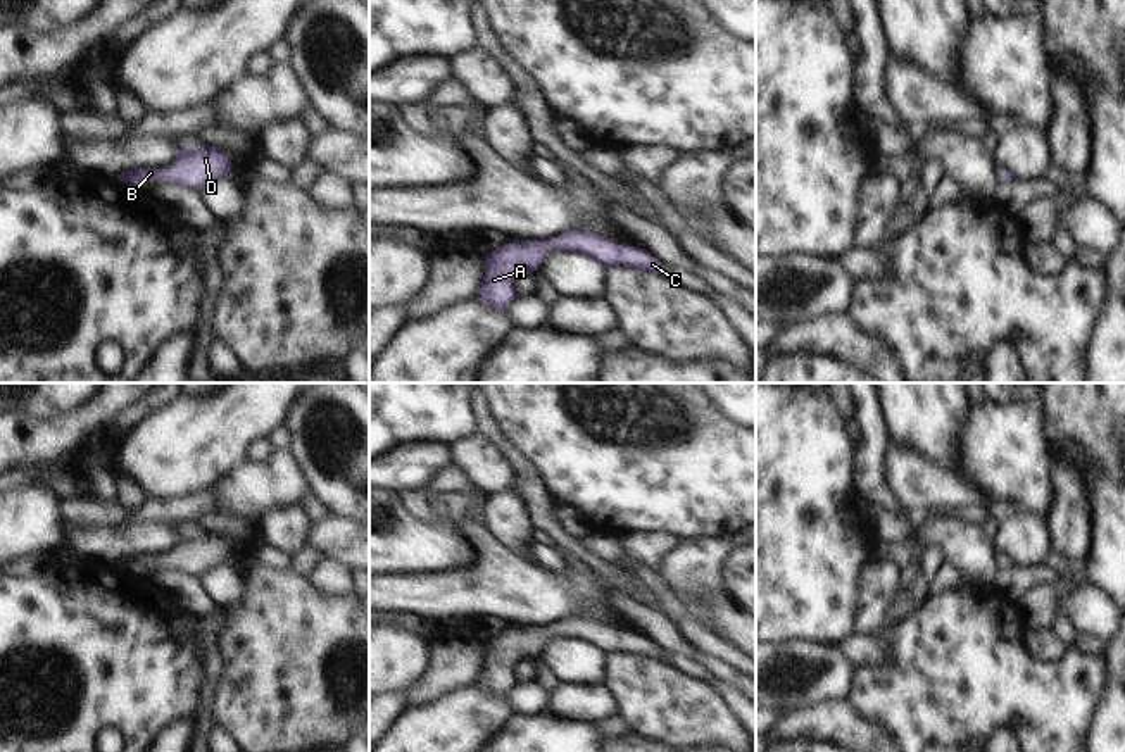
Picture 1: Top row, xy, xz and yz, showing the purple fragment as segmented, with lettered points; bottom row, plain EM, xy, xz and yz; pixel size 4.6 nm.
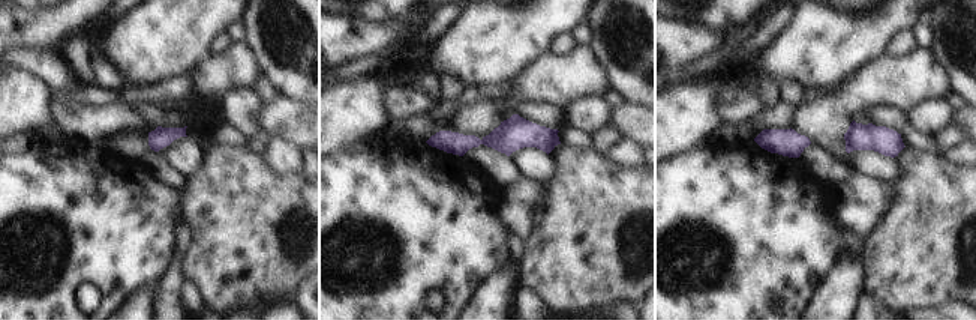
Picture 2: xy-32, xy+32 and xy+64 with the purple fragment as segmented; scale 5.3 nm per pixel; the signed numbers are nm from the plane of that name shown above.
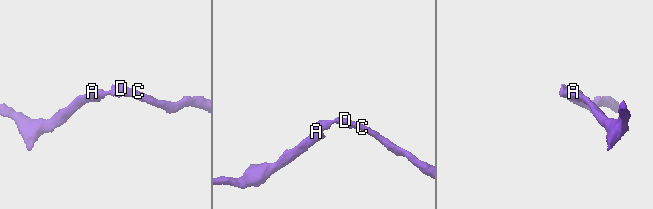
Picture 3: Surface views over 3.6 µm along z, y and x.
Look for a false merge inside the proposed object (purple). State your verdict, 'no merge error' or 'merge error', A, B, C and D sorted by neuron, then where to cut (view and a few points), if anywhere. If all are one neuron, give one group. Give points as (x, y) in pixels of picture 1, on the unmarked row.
no merge error | A B C D | no cut

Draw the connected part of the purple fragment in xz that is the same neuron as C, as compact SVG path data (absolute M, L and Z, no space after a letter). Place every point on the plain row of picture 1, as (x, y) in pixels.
M568 617L561 619L556 626L514 628L485 642L485 662L478 676L480 686L497 695L507 695L518 685L512 667L519 661L538 657L544 643L554 633L587 642L602 654L626 652L661 661L661 649L642 633L616 630L590 619Z

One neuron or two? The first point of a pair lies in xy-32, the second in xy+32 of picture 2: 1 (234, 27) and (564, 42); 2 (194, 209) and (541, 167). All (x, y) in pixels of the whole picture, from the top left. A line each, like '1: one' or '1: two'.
1: two
2: two

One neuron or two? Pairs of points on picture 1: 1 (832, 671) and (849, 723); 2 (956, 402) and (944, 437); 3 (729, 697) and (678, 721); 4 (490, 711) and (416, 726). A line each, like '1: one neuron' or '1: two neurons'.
1: two neurons
2: one neuron
3: two neurons
4: one neuron

